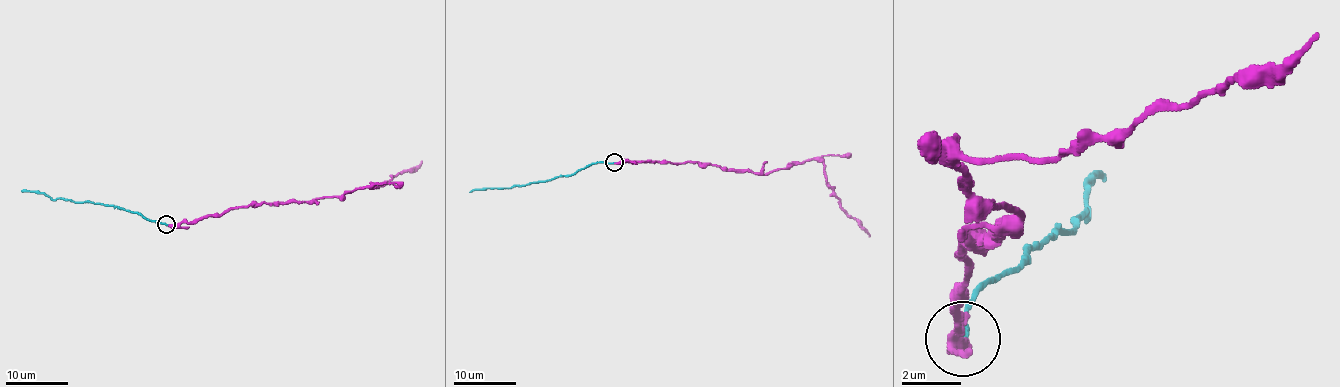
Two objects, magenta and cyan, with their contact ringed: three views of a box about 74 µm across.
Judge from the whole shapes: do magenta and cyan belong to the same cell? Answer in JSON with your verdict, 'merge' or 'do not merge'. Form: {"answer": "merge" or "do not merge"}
{"answer": "do not merge"}

